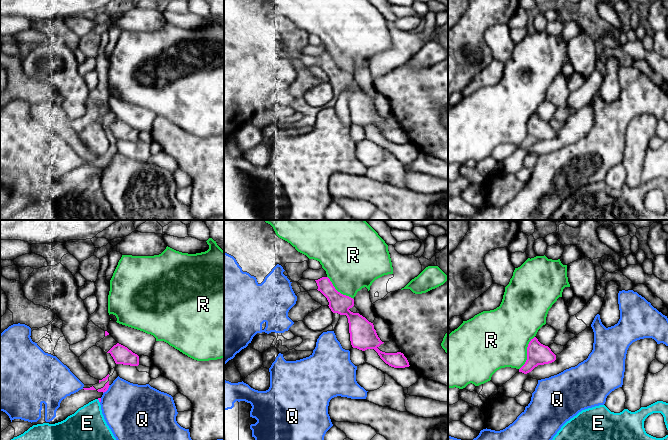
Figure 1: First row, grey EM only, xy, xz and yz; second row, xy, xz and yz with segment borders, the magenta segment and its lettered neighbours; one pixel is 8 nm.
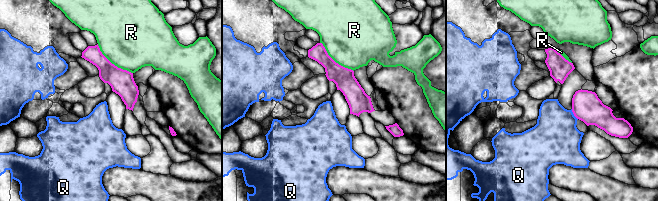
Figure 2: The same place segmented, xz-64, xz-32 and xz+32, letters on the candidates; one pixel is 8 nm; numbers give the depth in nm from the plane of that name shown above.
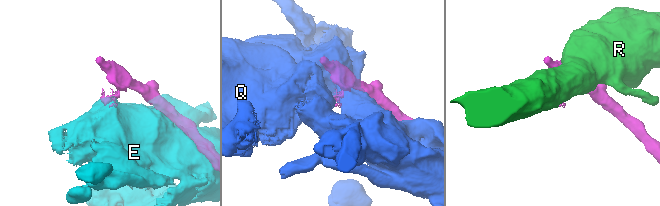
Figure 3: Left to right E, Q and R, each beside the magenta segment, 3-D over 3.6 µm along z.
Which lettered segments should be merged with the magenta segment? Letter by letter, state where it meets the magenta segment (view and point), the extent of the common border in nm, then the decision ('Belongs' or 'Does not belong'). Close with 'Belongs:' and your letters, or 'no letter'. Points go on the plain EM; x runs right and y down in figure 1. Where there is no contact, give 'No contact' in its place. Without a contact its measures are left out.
E: Touches magenta at xy (99, 177). Shared border 40 nm. Does not belong
Q: Touches magenta at xy (107, 165). Shared border 90 nm. Does not belong
R: Touches magenta at yz (527, 129). Shared border 300 nm. Does not belong
Belongs: no letter

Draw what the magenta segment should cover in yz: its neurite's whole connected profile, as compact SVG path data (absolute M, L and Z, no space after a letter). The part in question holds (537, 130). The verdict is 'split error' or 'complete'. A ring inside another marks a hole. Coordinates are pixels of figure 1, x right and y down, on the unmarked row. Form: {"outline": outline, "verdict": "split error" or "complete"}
{"outline": "M536 113L531 115L527 123L527 136L519 145L519 148L527 150L538 141L552 139L556 136L556 131L548 122L541 120Z", "verdict": "complete"}

